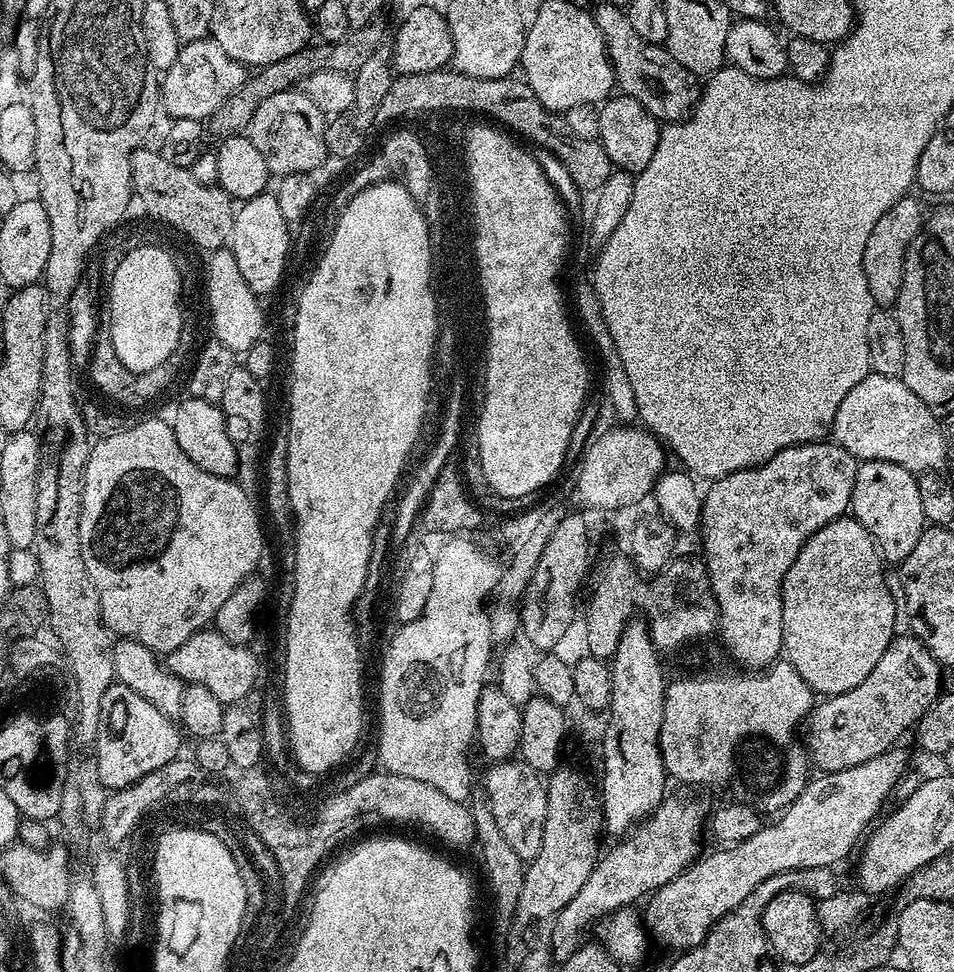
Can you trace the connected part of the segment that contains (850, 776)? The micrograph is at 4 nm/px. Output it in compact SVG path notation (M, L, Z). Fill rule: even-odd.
M893 746L878 754L878 758L862 762L862 766L850 766L850 770L825 772L817 775L817 780L816 777L809 779L800 797L779 813L778 818L773 819L776 820L773 824L765 823L753 836L739 841L735 846L721 847L721 852L712 852L709 856L701 855L685 872L651 893L646 900L648 905L645 906L644 912L642 911L642 920L650 936L668 948L676 948L675 950L697 948L708 937L708 931L725 914L734 911L742 902L742 898L746 898L746 894L750 894L750 890L758 886L758 882L779 872L791 872L797 868L836 866L839 860L844 860L851 854L856 843L861 843L862 837L881 815L880 807L887 802L888 795L891 797L895 793L897 784L908 771L907 754L900 746Z

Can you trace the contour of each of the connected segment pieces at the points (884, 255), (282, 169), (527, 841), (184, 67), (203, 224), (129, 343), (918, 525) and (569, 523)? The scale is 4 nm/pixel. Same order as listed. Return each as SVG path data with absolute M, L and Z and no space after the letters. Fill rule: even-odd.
M909 194L894 202L894 206L890 206L890 210L886 210L882 218L878 218L866 242L866 254L862 254L862 266L866 270L866 286L870 286L873 305L892 306L898 298L898 290L902 286L904 255L926 219L925 209L920 209L920 204L914 197L915 195Z
M303 90L279 92L254 110L246 135L258 146L258 154L266 158L266 166L273 177L289 176L295 172L315 172L324 156L329 155L324 141L326 117Z
M519 758L501 760L489 768L492 769L484 776L483 795L494 814L494 822L498 822L498 830L502 830L514 854L518 854L520 860L530 862L538 858L538 850L542 850L542 830L546 830L548 790L545 781L541 773Z
M195 40L181 47L174 66L170 66L163 73L164 80L162 76L158 100L163 111L165 108L172 120L194 118L204 122L214 110L218 110L222 102L226 102L226 98L230 98L230 94L234 94L234 90L238 90L238 86L242 86L242 82L249 75L249 69L234 62L234 58L230 58L230 54L226 54L226 50L222 50L216 40Z
M148 146L137 148L134 157L133 168L136 169L136 185L140 189L140 195L144 196L144 199L148 199L148 206L152 212L159 213L160 216L164 216L164 219L171 220L174 224L179 224L180 227L185 228L185 231L192 232L192 236L196 236L196 239L202 242L216 241L231 234L236 217L234 201L219 186L200 184L198 178L194 178L191 170L179 168L170 162L164 163L160 151L152 149L151 152Z
M144 246L144 252L130 249L114 270L106 296L107 292L106 323L110 326L110 338L122 363L137 374L152 372L156 367L168 364L181 345L176 341L175 268L170 267L166 253L151 252L148 246Z
M865 460L857 463L850 512L872 535L876 551L893 566L904 563L910 550L914 550L914 545L918 543L918 538L922 538L926 527L922 497L918 495L918 479L913 472L894 462Z
M566 514L558 522L534 574L528 579L526 594L520 604L520 632L523 639L532 643L537 650L552 650L556 643L568 632L572 615L576 612L576 595L584 584L588 572L588 555L592 548L588 545L588 524L580 516Z

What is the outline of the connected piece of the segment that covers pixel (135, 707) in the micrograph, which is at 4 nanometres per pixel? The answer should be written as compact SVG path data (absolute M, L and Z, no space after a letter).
M113 682L106 694L102 694L98 738L94 745L96 769L105 789L128 788L146 774L150 774L150 770L166 766L166 762L173 760L181 751L180 734L182 736L173 717L162 714L158 706L150 706L146 698L134 694L134 690L124 684Z

